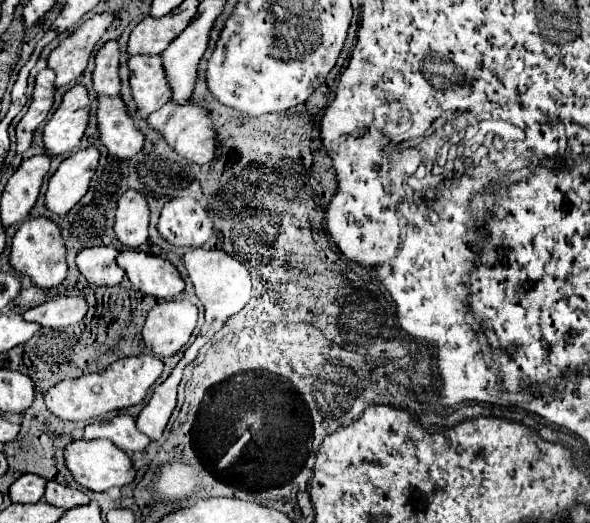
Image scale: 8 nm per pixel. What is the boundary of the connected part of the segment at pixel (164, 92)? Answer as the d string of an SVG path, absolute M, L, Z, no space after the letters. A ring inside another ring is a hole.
M160 54L130 56L128 68L130 68L132 96L140 108L140 116L148 118L150 112L158 110L172 96L172 90L168 88L168 80L164 76Z

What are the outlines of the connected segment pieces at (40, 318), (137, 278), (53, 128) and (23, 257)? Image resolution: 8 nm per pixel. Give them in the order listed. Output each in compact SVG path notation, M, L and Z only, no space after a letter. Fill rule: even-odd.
M58 296L26 310L24 318L38 322L44 328L66 328L78 324L84 318L86 310L88 306L82 296Z
M122 250L118 266L124 268L128 280L144 294L170 300L184 290L180 272L162 256L142 250Z
M76 84L64 94L60 108L54 112L54 116L44 128L46 154L56 156L74 150L86 132L88 114L90 114L88 90L82 84Z
M30 218L24 220L22 226L16 230L14 240L12 240L12 254L10 254L10 266L20 272L30 276L32 284L38 288L56 288L62 284L66 278L66 246L60 234L60 228L50 220L50 218Z

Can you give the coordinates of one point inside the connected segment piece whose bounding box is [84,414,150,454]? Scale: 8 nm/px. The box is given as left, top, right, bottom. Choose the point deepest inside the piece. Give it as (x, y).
(121, 429)

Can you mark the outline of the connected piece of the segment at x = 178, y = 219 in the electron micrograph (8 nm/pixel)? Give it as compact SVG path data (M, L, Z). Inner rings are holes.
M176 198L162 208L158 232L174 246L200 248L212 236L212 220L198 200Z

